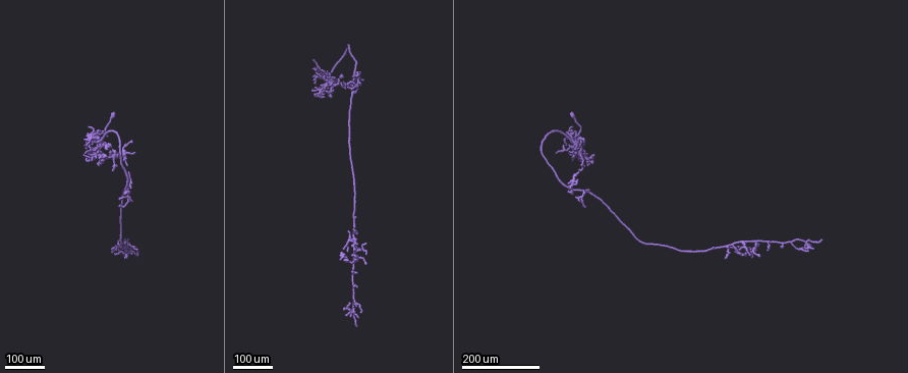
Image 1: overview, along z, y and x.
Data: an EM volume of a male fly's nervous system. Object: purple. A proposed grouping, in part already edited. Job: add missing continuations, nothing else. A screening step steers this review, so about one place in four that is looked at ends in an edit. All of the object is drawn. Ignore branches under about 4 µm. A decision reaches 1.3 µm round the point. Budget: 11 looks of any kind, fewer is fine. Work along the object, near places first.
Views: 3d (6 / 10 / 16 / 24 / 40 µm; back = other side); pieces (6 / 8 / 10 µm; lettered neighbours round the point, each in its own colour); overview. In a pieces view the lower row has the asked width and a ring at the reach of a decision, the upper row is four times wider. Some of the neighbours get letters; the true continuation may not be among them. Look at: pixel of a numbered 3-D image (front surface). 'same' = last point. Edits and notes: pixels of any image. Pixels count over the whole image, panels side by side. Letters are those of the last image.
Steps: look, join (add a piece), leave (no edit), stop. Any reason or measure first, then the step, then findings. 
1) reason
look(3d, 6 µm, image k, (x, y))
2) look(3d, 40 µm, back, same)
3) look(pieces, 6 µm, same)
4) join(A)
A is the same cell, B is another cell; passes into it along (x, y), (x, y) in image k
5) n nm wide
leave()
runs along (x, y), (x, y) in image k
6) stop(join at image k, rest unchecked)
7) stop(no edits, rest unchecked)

an open end
look(3d, 40 µm, image 1, (125, 195))

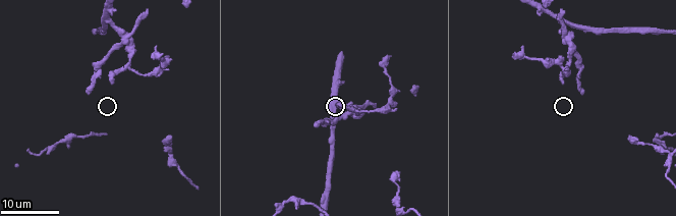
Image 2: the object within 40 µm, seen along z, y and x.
look(pieces, 8 µm, image 2, (316, 127))

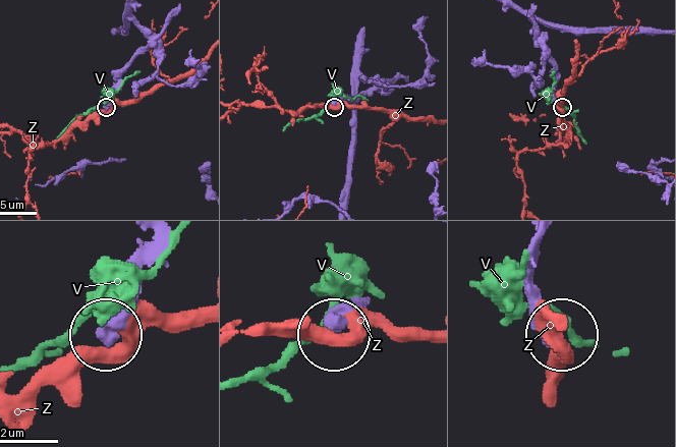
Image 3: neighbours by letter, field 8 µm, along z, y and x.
leave()
V and Z are other cells; none of them fits

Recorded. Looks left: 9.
long arm stops here
look(3d, 24 µm, image 1, (118, 199))

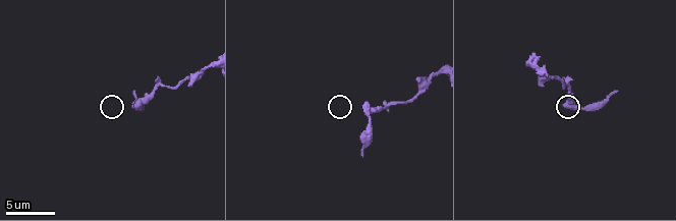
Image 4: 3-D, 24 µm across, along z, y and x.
what lies round it
look(pieces, 8 µm, image 4, (616, 92))

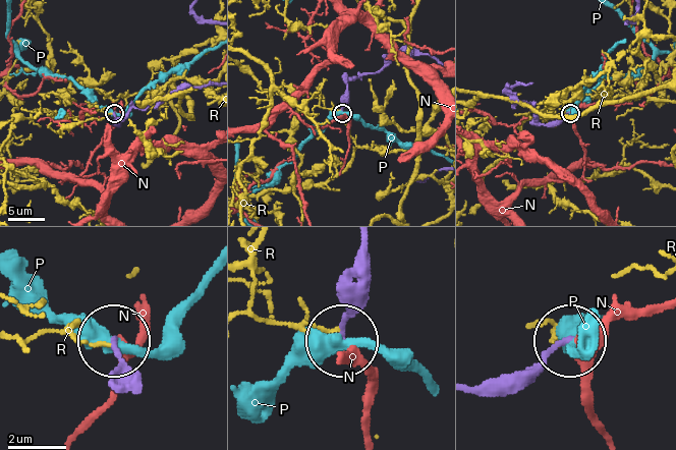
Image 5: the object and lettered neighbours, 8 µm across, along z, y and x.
180 nm wide
leave()
N, P and R are other cells; runs along (477, 387), (521, 385), (570, 343) in image 5; no lettered piece goes on from it

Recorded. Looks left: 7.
long arm stops here
look(3d, 40 µm, image 1, (119, 204))

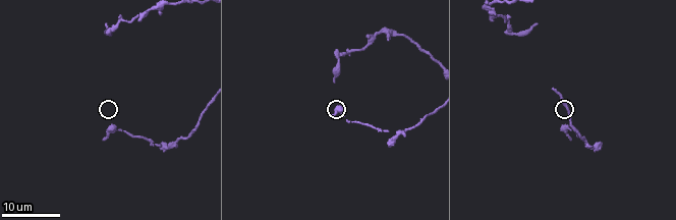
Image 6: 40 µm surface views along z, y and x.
see the neighbours
look(pieces, 6 µm, image 6, (106, 139))

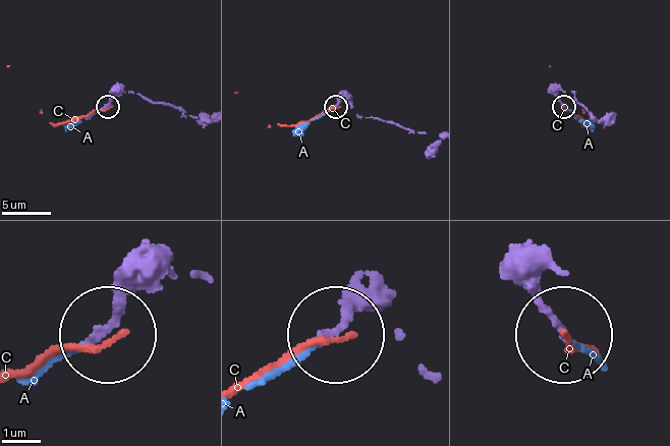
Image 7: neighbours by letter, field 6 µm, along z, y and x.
150 nm wide
join(A)
A is the same cell, C is another cell; passes into it along (374, 308), (244, 386) in image 7; the cell continues

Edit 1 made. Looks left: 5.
thin end
look(3d, 24 µm, image 1, (586, 189))

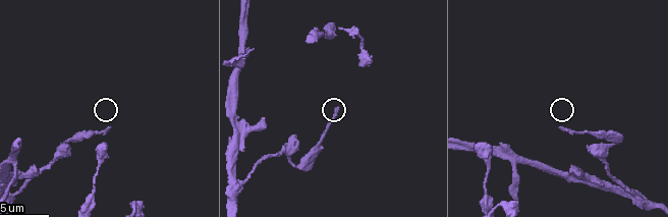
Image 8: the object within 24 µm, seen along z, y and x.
what lies round it
look(pieces, 6 µm, image 8, (337, 110))

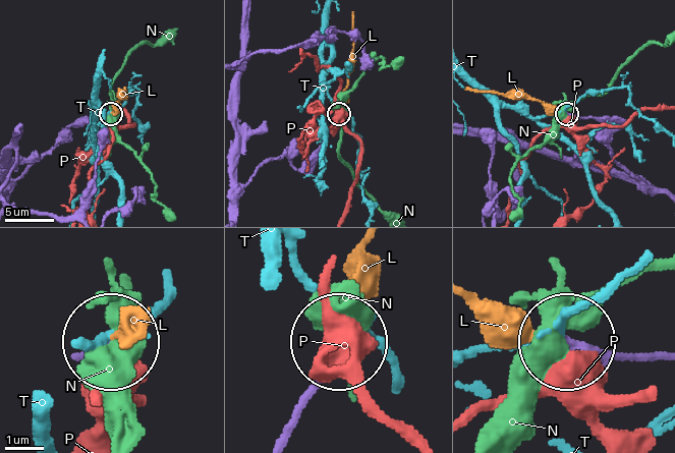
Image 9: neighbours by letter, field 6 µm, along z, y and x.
join(L)
L is the same cell, N, P and T are other cells; passes into it along (643, 353), (605, 353), (477, 315) in image 9; the cell continues

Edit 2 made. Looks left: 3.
look(3d, 24 µm, image 1, (360, 81))

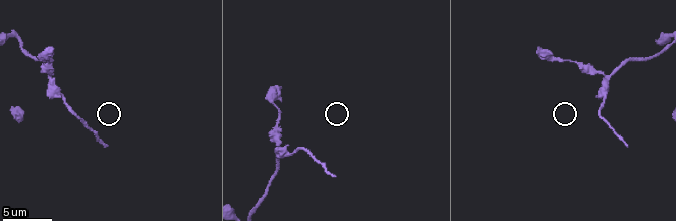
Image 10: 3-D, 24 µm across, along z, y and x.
look(pieces, 6 µm, image 10, (105, 147))

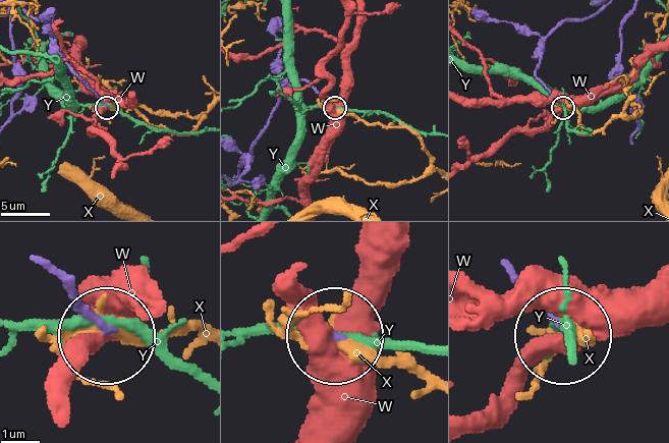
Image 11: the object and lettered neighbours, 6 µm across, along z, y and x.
leave()
W, X and Y are other cells; no lettered piece goes on from it

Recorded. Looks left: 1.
stop(join at image 7, join at image 9, rest unchecked)

